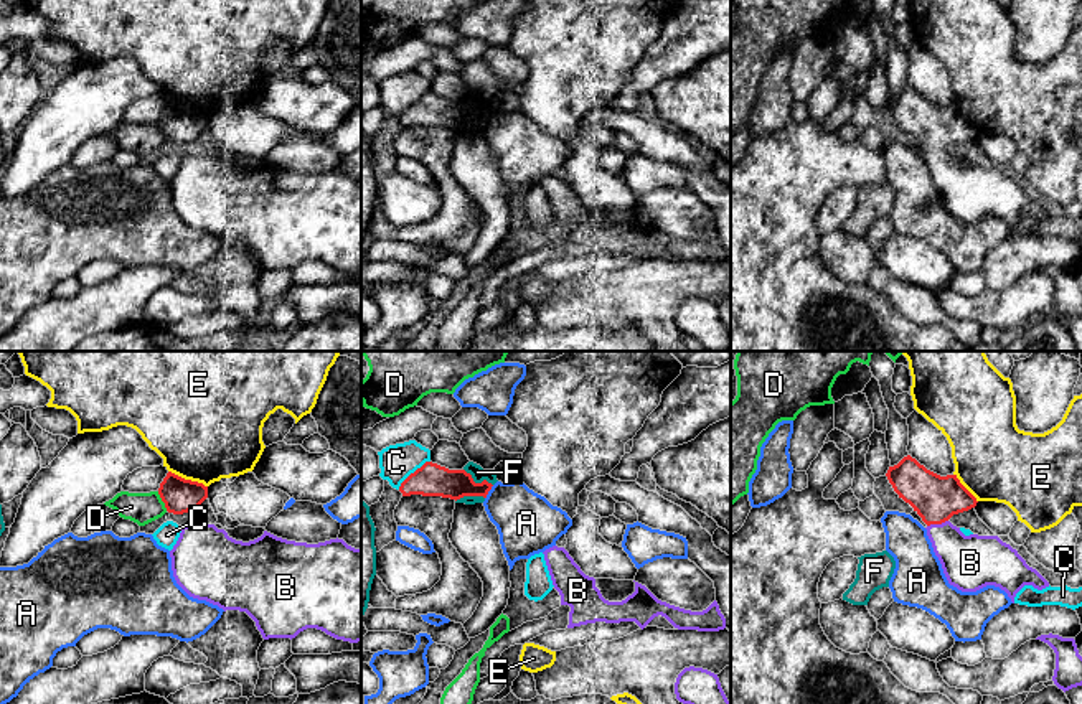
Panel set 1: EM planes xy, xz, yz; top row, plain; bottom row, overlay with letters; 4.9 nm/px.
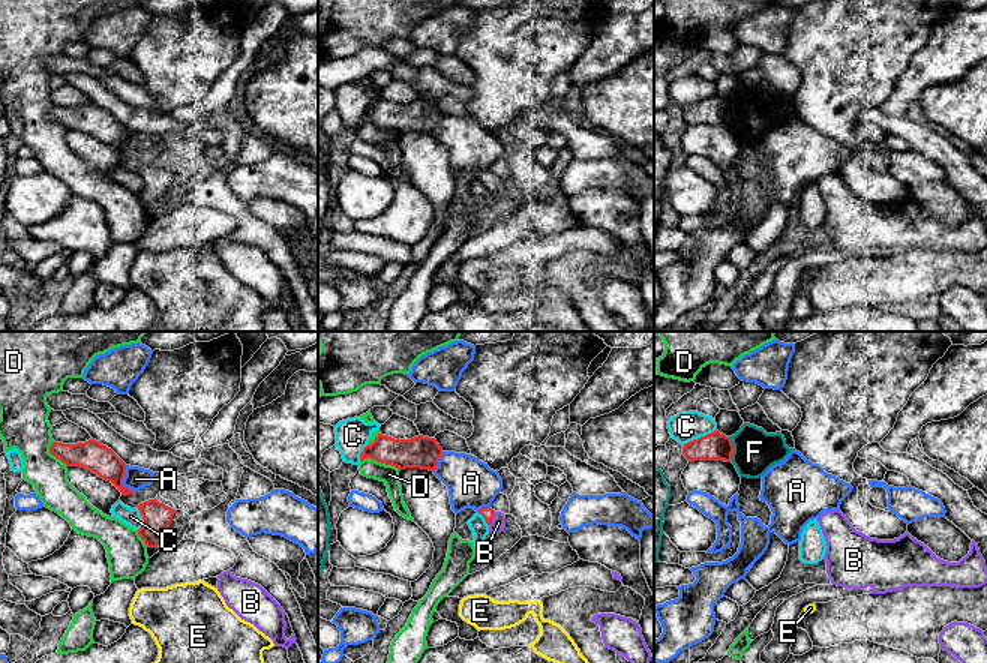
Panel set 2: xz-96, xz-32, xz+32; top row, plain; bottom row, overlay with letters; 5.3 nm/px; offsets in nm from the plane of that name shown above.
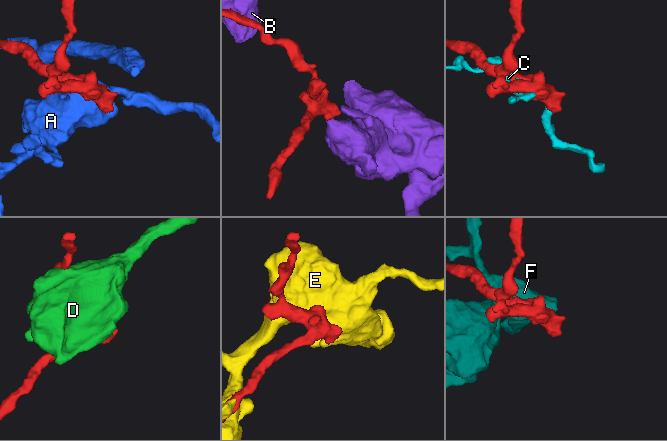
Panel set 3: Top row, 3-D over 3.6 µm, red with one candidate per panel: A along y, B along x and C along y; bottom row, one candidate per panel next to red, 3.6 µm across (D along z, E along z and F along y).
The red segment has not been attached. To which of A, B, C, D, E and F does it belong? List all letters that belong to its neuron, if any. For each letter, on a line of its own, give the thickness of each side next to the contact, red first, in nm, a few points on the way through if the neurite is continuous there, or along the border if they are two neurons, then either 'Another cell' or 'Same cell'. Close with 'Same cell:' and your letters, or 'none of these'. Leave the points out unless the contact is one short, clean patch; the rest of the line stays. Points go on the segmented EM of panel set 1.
A: Thickness 140 nm (red) against 300 nm. Boundary: xz (493, 485), (485, 498). Another cell
B: Thickness 220 nm (red) against 280 nm. Path across: yz (936, 498), (937, 523), (942, 535), (970, 563). Same cell
C: Thickness 160 nm (red) against 170 nm. Another cell
D: Thickness 170 nm (red) against 160 nm. Another cell
E: Thickness 170 nm (red) against 480 nm. Another cell
F: Thickness 160 nm (red) against 70 nm. Another cell
Same cell: B

